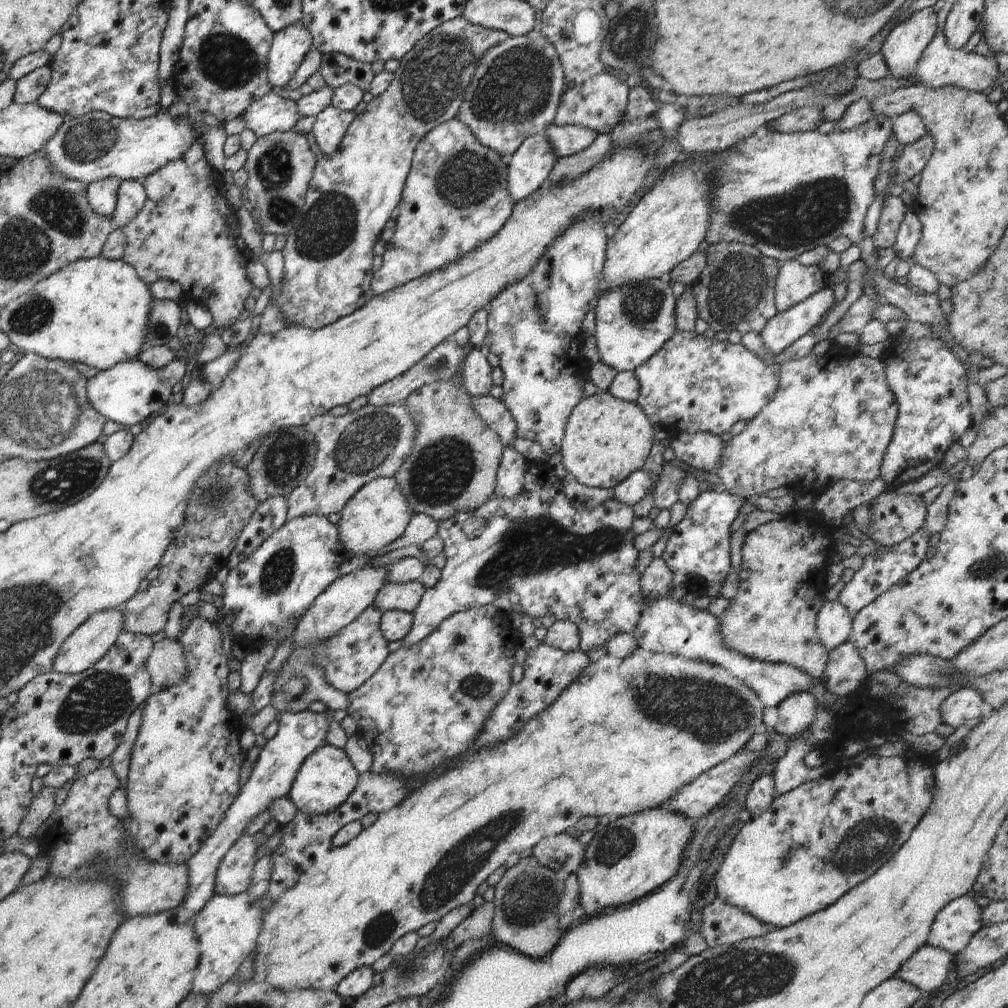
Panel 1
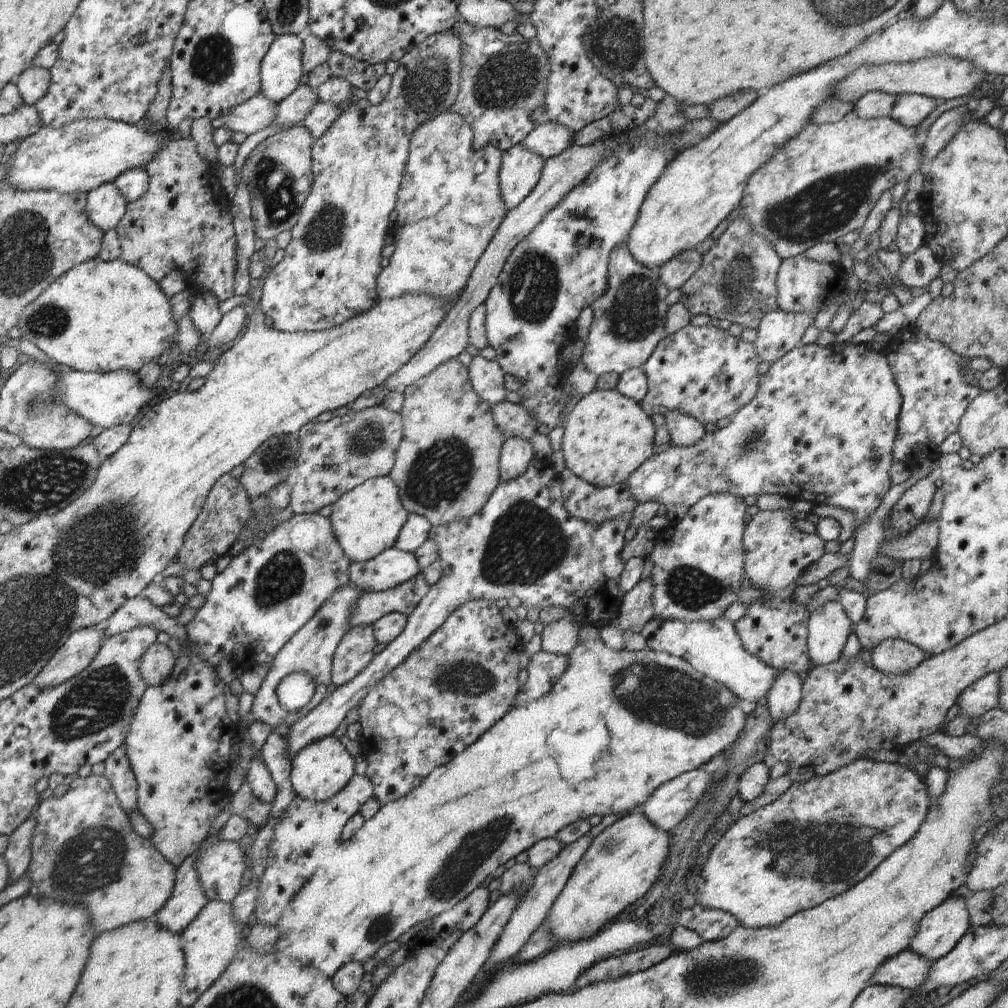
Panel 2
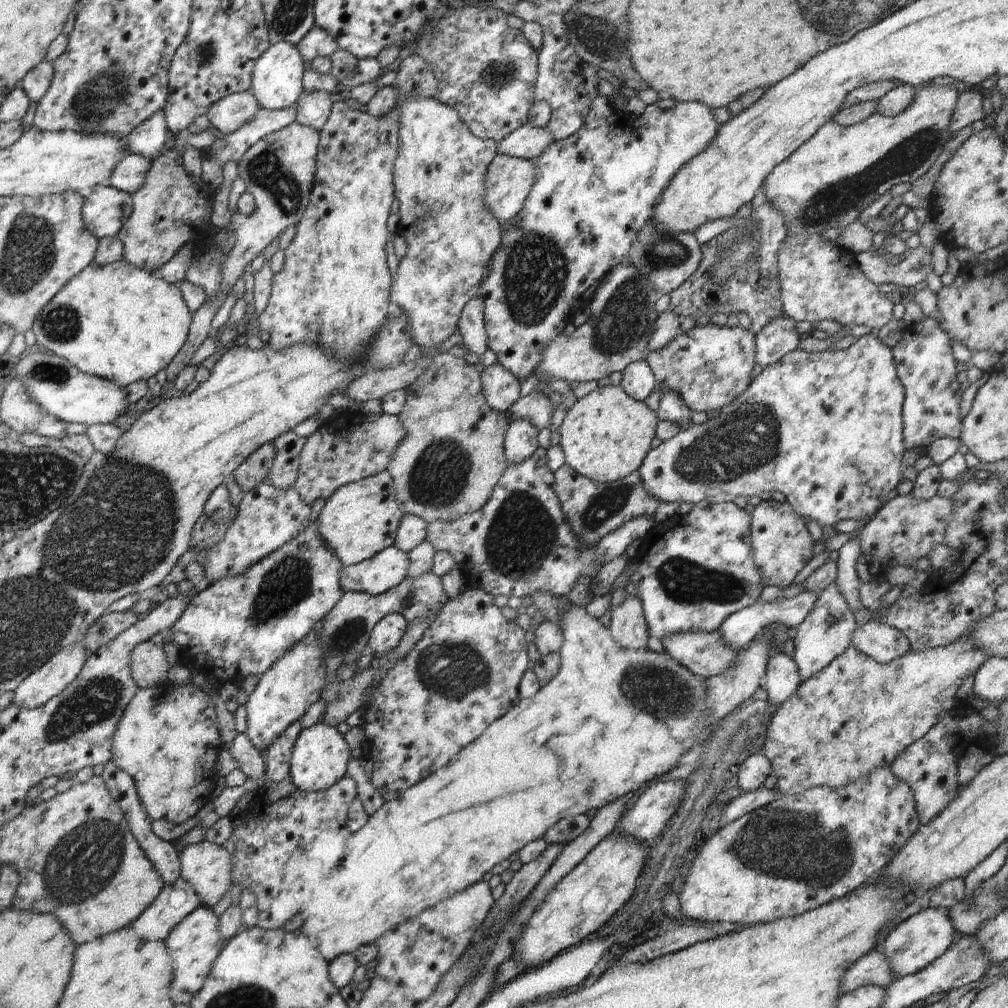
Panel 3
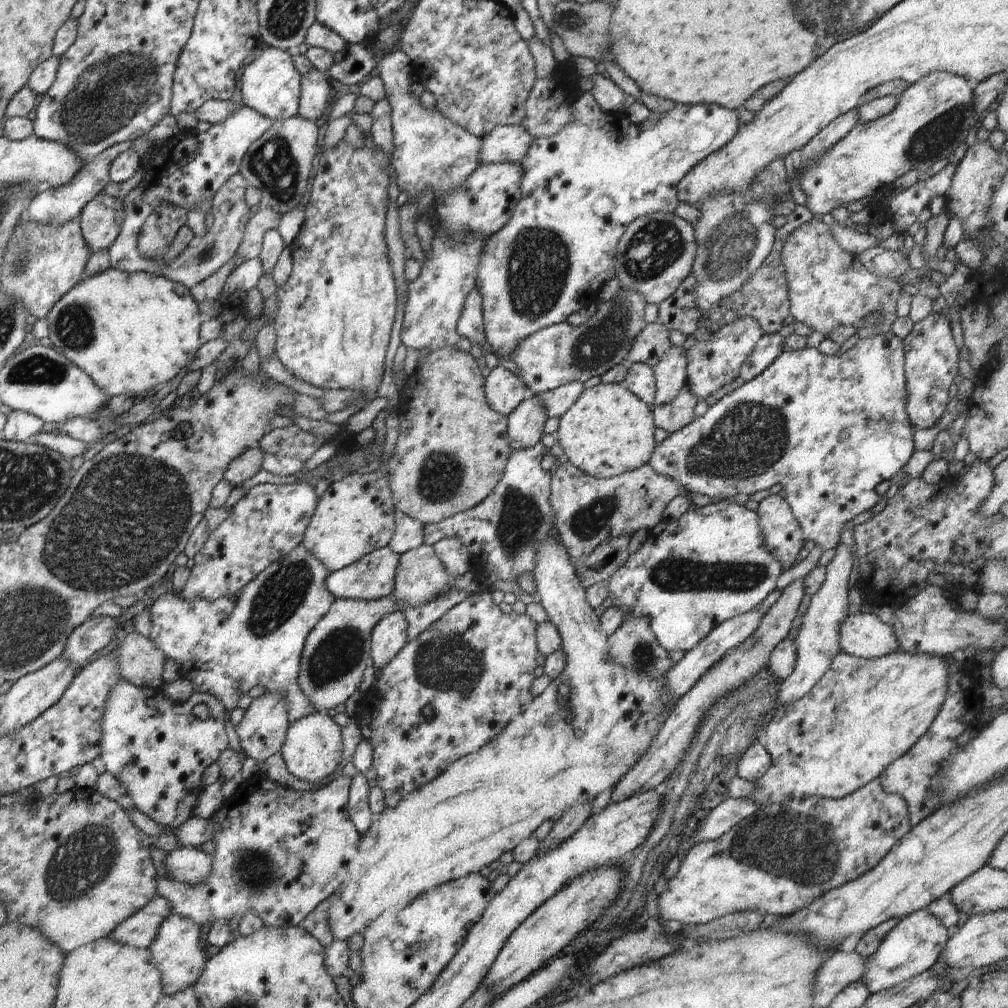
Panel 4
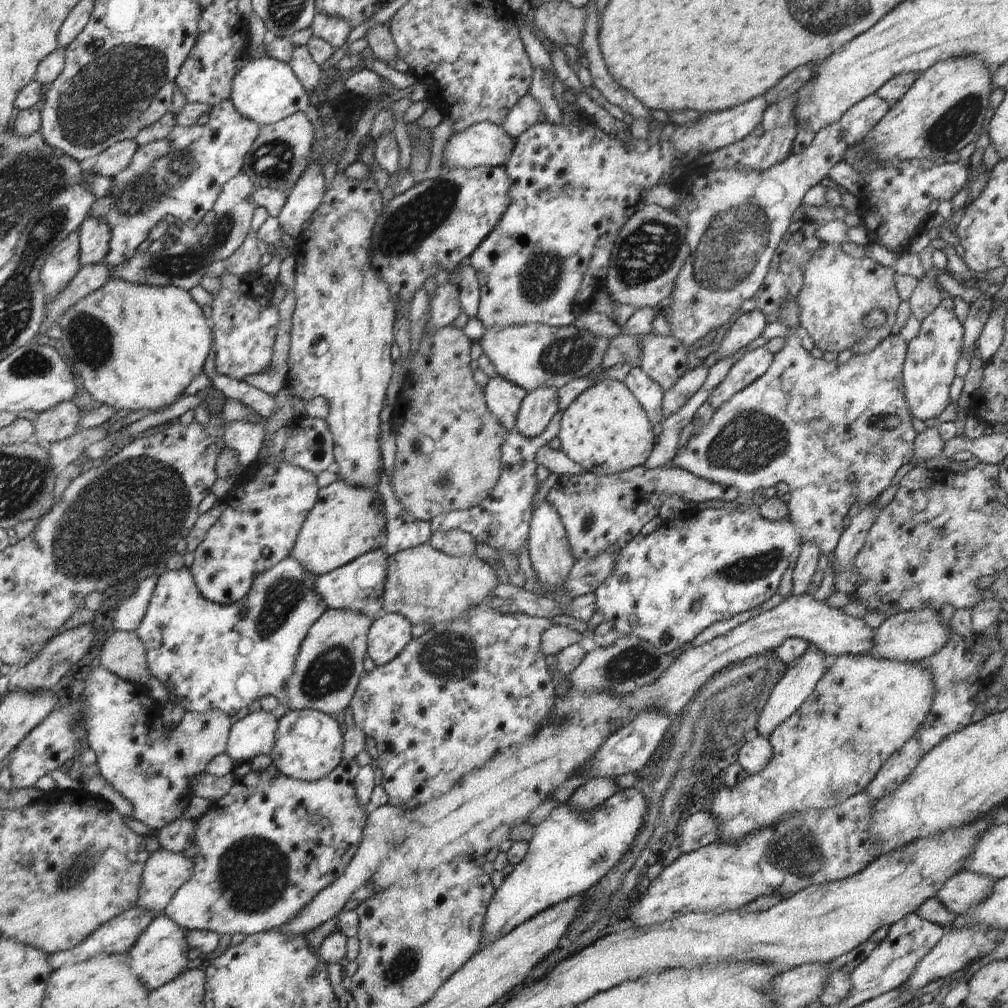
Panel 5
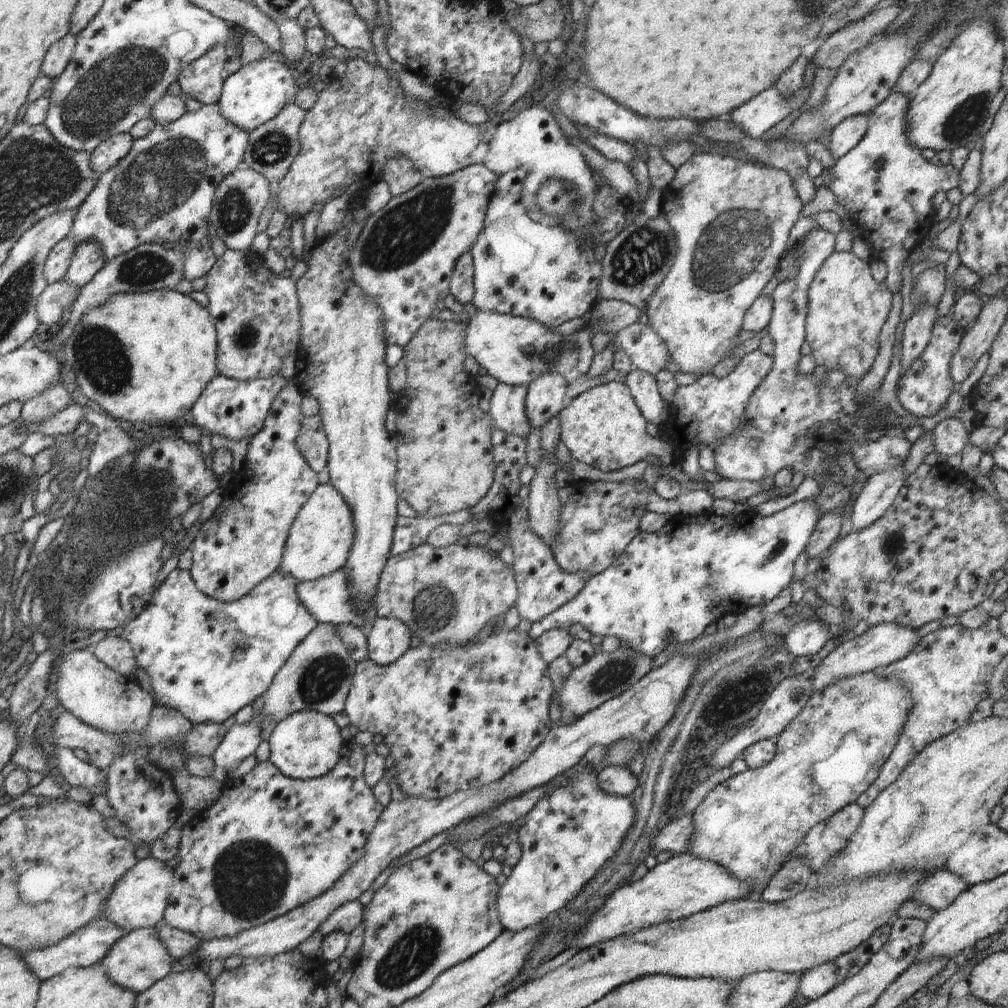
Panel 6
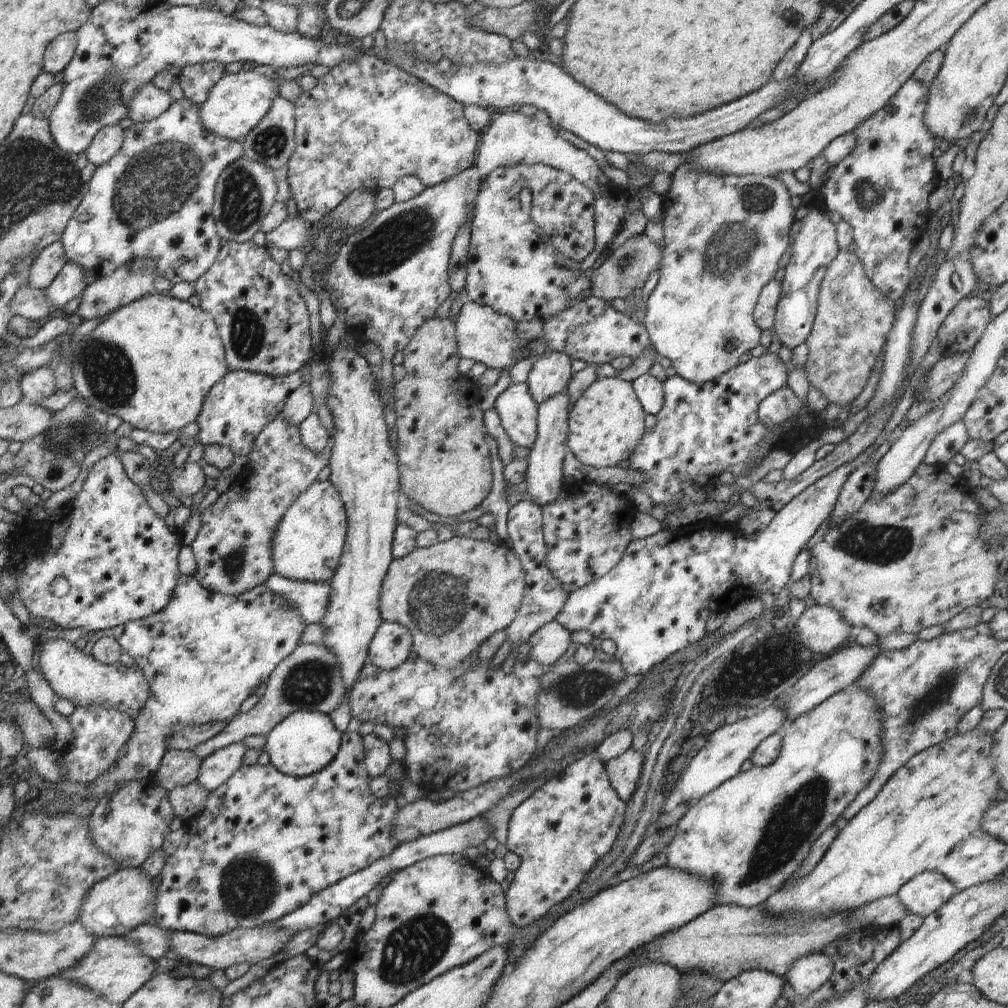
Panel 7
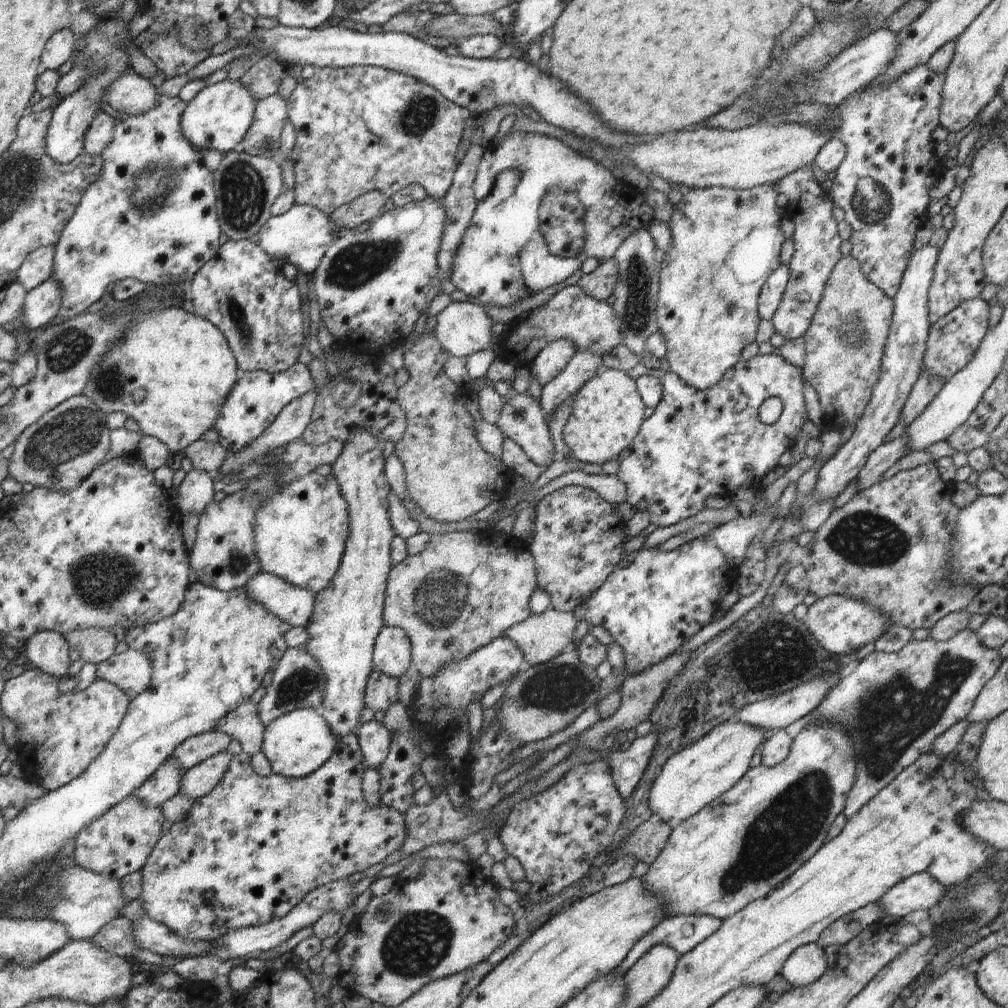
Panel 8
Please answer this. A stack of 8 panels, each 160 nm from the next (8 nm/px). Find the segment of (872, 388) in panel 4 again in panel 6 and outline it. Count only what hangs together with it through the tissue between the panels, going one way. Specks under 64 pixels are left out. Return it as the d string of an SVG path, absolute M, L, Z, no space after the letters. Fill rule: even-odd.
M817 227L797 243L798 274L778 284L771 296L773 310L768 333L774 339L774 368L754 390L744 412L742 430L722 438L720 446L713 450L716 474L724 479L761 482L784 468L814 478L820 487L820 494L813 497L820 510L820 519L828 512L843 510L852 496L852 490L844 486L843 470L834 462L838 452L850 452L852 460L868 479L903 464L913 446L905 437L906 429L890 428L888 420L884 427L873 422L882 408L870 406L875 396L864 398L863 402L860 400L856 388L861 380L846 378L838 388L832 388L826 380L816 382L813 374L802 376L798 372L809 312L808 288L824 260L835 252L835 238L835 234ZM872 429L884 429L884 434L878 440L868 442L862 436Z

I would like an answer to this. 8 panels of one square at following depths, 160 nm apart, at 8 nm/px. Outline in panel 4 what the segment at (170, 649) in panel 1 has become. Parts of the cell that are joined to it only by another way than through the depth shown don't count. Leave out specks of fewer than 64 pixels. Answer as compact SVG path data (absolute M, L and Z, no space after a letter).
M133 631L114 649L121 678L140 688L161 688L165 656L148 637Z

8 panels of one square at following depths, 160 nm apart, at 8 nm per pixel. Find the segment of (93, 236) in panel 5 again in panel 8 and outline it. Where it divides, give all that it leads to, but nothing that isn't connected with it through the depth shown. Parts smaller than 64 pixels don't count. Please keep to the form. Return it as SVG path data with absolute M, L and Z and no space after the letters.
M50 277L36 288L27 291L22 320L29 329L41 330L59 314L63 301L61 286Z

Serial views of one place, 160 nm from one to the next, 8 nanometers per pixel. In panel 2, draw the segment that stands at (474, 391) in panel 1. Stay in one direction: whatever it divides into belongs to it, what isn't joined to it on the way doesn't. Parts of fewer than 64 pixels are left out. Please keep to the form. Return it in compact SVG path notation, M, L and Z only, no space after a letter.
M480 353L472 357L468 366L472 388L476 394L491 405L505 400L504 369L496 362L487 360Z

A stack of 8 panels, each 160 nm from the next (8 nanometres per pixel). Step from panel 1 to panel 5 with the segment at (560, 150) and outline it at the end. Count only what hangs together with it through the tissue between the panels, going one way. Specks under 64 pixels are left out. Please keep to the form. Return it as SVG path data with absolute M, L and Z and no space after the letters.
M484 121L464 132L454 133L443 150L442 166L471 169L479 166L505 166L514 150L516 139L500 125Z

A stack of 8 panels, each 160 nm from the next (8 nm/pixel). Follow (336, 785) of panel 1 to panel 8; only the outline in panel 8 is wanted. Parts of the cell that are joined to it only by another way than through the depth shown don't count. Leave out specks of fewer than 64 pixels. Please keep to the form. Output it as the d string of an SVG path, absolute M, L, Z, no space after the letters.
M303 708L279 716L265 726L261 751L270 762L272 773L288 778L300 778L320 768L334 754L337 741L318 710Z

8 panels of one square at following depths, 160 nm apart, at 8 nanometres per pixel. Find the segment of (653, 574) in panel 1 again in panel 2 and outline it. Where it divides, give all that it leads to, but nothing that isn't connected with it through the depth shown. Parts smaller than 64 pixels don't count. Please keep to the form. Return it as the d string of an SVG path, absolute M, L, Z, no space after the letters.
M648 577L640 580L622 598L619 608L618 626L629 633L640 633L646 622L655 616L652 597L653 580Z

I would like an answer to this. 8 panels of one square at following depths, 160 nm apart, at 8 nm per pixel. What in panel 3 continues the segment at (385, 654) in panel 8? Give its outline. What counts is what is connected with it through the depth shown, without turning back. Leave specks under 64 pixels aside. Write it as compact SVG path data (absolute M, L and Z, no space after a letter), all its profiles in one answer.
M387 614L370 631L368 651L374 652L376 656L385 655L389 650L396 648L407 626L407 620L401 614Z

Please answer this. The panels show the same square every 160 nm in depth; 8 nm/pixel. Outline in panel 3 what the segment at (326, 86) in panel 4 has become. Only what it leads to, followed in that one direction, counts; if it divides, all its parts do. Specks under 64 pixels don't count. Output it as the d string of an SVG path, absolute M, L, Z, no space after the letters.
M320 91L304 93L302 98L296 102L297 117L295 120L301 125L321 131L331 113L334 103L331 98L332 96L328 93Z

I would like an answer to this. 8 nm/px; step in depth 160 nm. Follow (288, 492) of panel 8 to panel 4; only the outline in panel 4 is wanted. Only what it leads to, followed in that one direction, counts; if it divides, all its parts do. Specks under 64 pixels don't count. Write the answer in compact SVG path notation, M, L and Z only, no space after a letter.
M382 461L375 471L363 475L352 473L330 483L319 498L301 544L330 573L354 564L373 550L388 546L396 530L396 508L387 476L387 464Z

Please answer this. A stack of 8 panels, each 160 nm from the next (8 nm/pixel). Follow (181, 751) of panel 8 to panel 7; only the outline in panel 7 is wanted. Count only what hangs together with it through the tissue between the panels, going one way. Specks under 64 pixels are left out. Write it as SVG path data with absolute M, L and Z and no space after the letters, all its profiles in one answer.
M300 643L272 671L266 682L266 691L257 704L247 713L232 717L220 734L199 744L192 752L203 761L213 752L242 741L246 736L267 734L287 716L300 710L318 711L329 715L347 700L347 688L341 677L341 668L336 655L324 644Z

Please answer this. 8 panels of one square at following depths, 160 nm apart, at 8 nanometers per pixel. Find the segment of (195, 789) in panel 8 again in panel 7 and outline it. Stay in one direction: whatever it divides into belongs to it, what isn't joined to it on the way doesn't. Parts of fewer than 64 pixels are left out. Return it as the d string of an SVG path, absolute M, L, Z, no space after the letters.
M236 741L207 756L201 764L198 781L210 792L224 784L244 763L248 748Z

